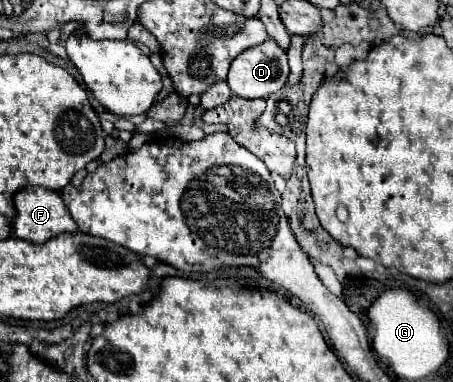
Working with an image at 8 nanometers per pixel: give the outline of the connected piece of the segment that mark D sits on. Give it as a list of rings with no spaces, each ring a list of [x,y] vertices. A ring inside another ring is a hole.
[[[268,38],[268,42],[262,42],[260,46],[252,46],[252,50],[244,50],[244,54],[238,54],[236,60],[232,62],[228,78],[226,78],[232,94],[236,94],[240,98],[270,96],[270,94],[278,92],[280,88],[284,88],[286,80],[288,80],[286,52],[280,50],[280,46],[276,46],[276,42],[272,42],[272,38]]]

